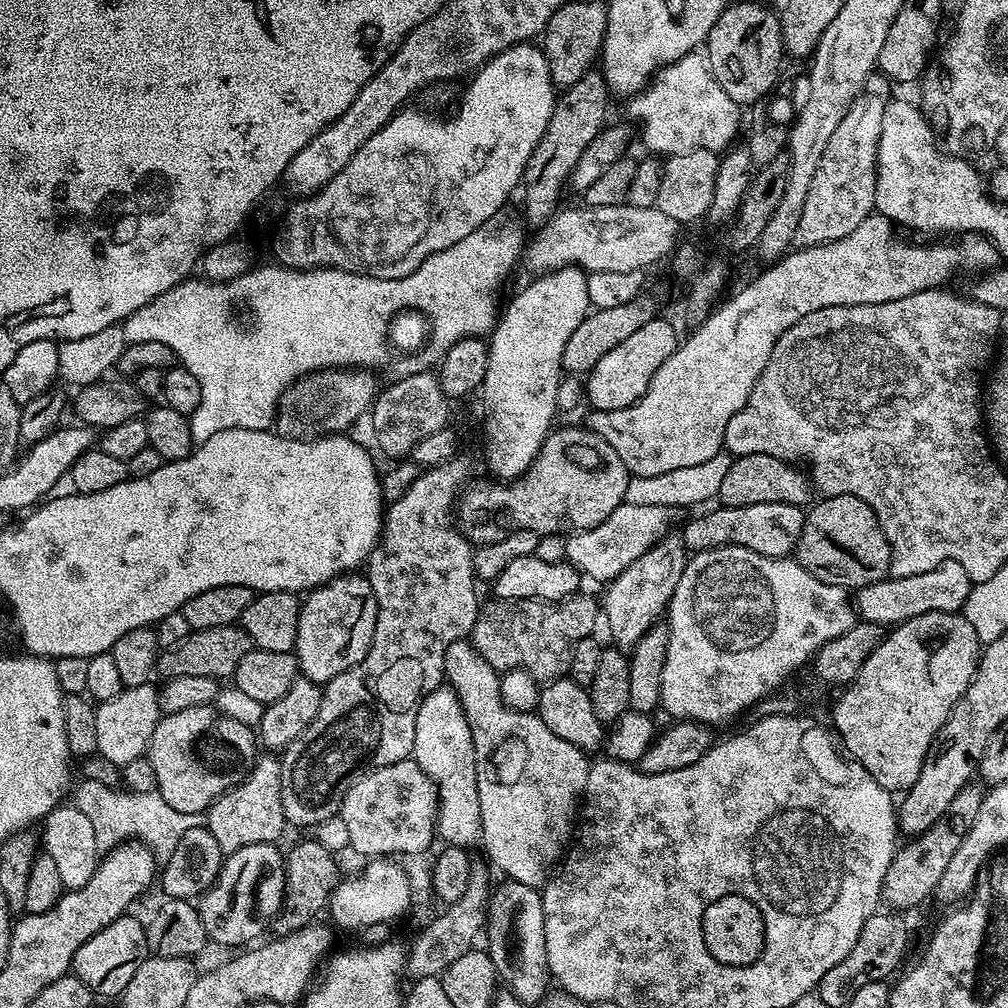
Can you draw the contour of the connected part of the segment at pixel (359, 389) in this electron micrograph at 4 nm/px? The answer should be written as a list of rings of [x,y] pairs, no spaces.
[[[364,366],[325,368],[293,380],[280,393],[280,402],[274,417],[274,428],[289,440],[307,440],[329,434],[344,434],[348,427],[371,409],[377,395],[376,380]]]

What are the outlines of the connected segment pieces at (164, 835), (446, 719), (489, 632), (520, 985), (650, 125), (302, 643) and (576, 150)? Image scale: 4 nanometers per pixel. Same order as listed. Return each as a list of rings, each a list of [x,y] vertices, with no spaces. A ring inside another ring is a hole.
[[[84,778],[81,781],[77,788],[75,785],[72,802],[92,823],[95,842],[102,852],[109,852],[130,839],[141,838],[159,859],[165,860],[190,828],[208,825],[207,813],[183,814],[167,805],[157,790],[133,793],[108,786],[98,779]]]
[[[441,686],[424,699],[418,706],[418,718],[414,722],[414,746],[411,759],[427,776],[436,783],[438,794],[438,810],[436,811],[436,834],[445,845],[454,848],[471,849],[472,844],[481,843],[482,818],[479,812],[478,778],[475,772],[474,742],[470,734],[470,722],[466,722],[466,714],[462,710],[462,702],[451,687]]]
[[[577,594],[563,602],[551,600],[510,600],[507,602],[485,603],[476,618],[476,624],[470,633],[470,643],[476,649],[476,655],[489,669],[501,674],[521,668],[531,674],[537,682],[549,682],[568,676],[568,667],[572,661],[574,646],[582,638],[593,635],[598,624],[598,600],[592,596]]]
[[[505,879],[504,884],[495,885],[490,896],[490,919],[486,924],[486,951],[494,962],[497,977],[507,991],[513,992],[526,1006],[532,1006],[545,999],[550,991],[550,973],[546,958],[546,914],[544,898],[537,889],[521,882]]]
[[[700,54],[683,56],[661,68],[627,104],[629,118],[640,123],[640,136],[652,151],[649,153],[664,158],[695,148],[723,153],[733,147],[735,140],[732,139],[742,128],[741,105],[735,104],[730,94],[718,86],[708,70],[705,57]]]
[[[360,574],[337,576],[303,597],[294,649],[298,672],[303,679],[323,686],[366,658],[374,638],[376,599],[368,579],[356,575]]]
[[[589,70],[559,93],[546,134],[542,134],[534,154],[530,154],[524,171],[524,216],[530,223],[543,226],[555,217],[560,191],[569,183],[574,166],[578,166],[578,158],[582,158],[586,146],[590,146],[590,142],[594,142],[606,127],[604,111],[608,108],[608,99],[608,85],[604,83],[604,74],[600,70]]]

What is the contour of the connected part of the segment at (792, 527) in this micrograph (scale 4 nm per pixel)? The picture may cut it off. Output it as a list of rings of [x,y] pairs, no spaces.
[[[766,502],[758,506],[712,507],[704,510],[709,512],[694,517],[685,526],[684,532],[682,531],[684,547],[689,553],[695,554],[726,546],[742,546],[746,550],[754,550],[754,554],[773,558],[788,558],[795,553],[806,515],[801,505]]]

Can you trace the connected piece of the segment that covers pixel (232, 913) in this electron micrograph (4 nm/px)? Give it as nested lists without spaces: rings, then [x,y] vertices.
[[[275,843],[242,846],[242,850],[234,850],[223,857],[216,881],[198,900],[202,926],[213,945],[225,944],[236,949],[251,945],[259,941],[264,928],[266,932],[271,925],[284,901],[285,853],[276,847]]]

